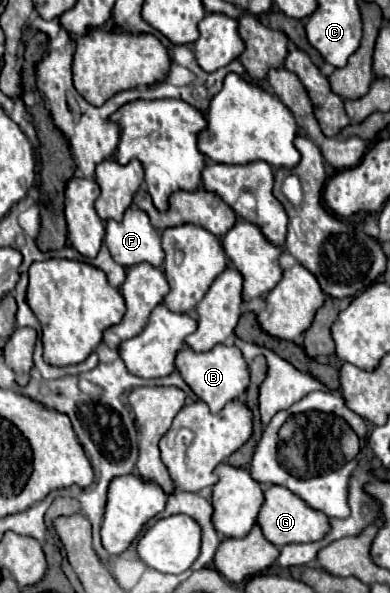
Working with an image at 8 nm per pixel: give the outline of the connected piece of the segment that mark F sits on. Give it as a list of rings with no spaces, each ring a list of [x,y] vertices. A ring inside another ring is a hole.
[[[129,207],[121,221],[107,221],[105,243],[115,263],[125,269],[143,261],[161,267],[165,259],[159,231],[153,229],[147,213],[137,207]]]

